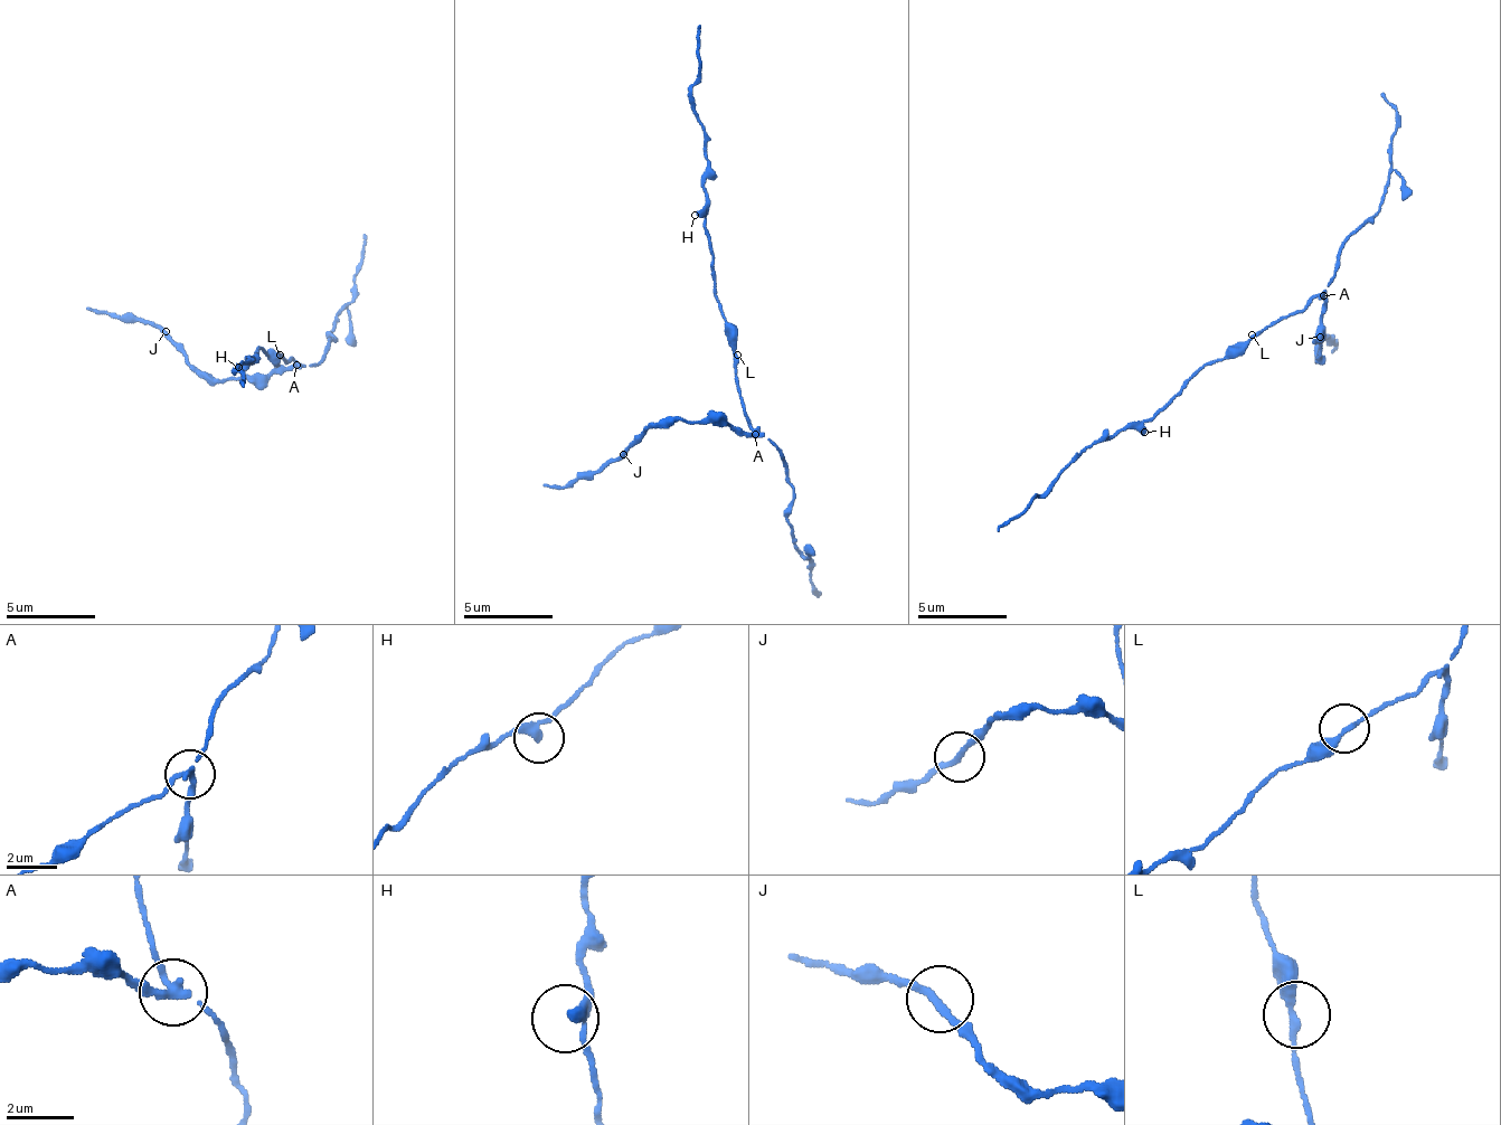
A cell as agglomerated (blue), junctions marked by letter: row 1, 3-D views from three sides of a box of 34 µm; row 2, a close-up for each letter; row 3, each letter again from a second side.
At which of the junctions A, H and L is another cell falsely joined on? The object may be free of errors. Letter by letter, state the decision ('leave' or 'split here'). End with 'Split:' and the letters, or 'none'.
A: split here
H: leave
L: leave
Split: A

